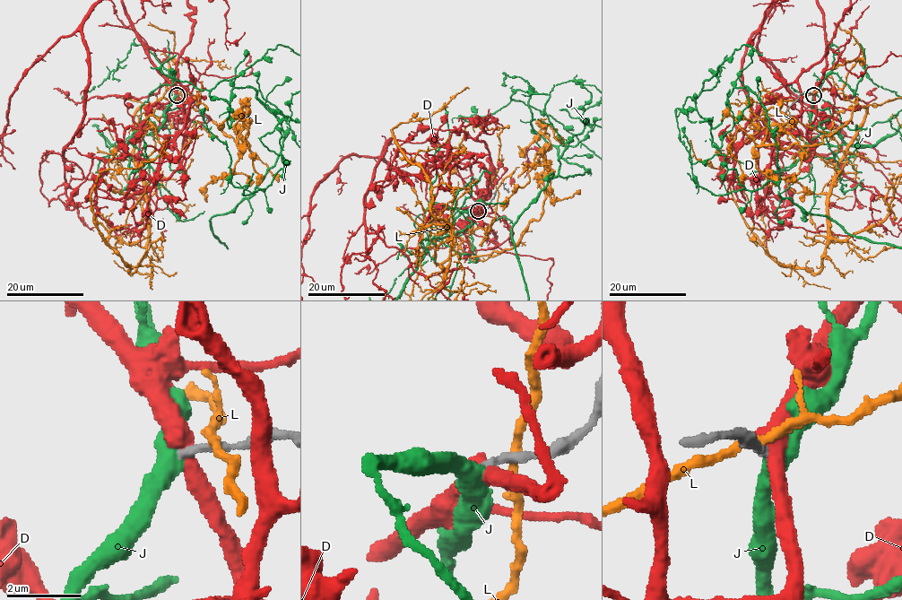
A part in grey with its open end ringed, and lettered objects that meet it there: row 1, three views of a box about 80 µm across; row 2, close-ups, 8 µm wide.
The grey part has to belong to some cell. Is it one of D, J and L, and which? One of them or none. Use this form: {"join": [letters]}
{"join": ["J"]}

